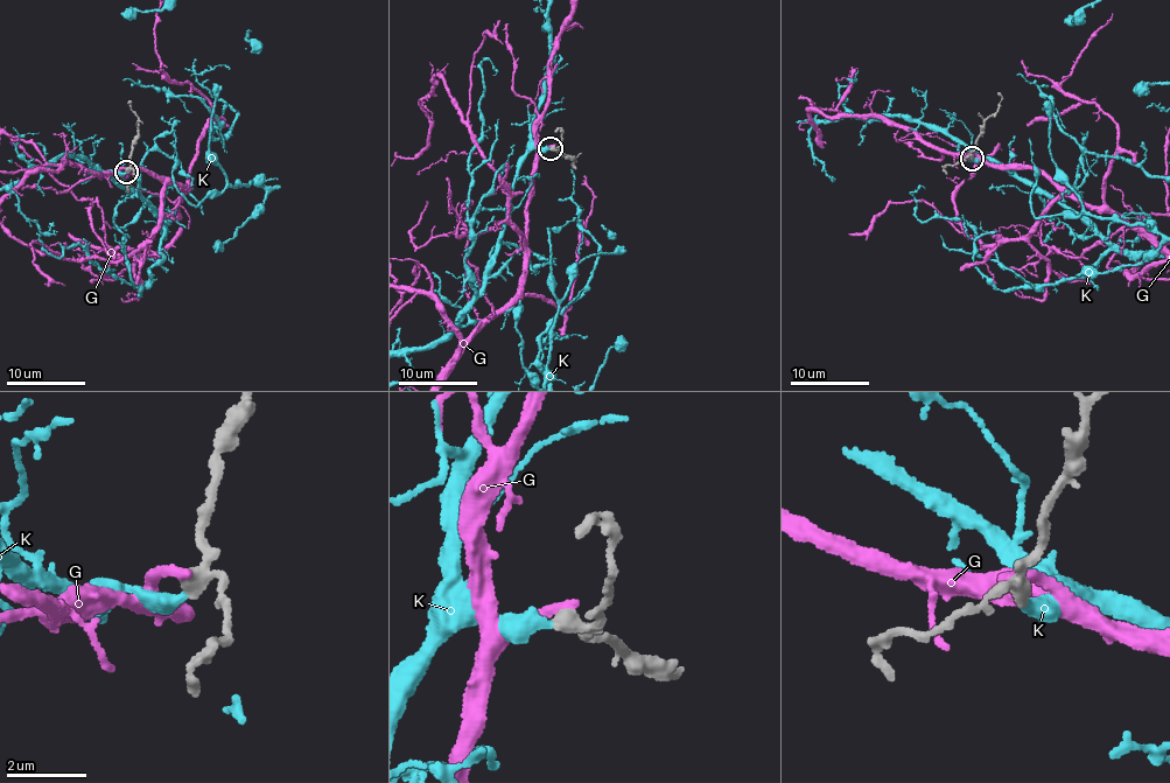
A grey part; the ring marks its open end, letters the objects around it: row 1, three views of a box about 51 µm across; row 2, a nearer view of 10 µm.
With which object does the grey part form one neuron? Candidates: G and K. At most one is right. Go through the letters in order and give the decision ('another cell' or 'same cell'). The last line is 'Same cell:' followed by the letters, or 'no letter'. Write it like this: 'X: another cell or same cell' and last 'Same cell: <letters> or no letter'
G: another cell
K: same cell
Same cell: K

